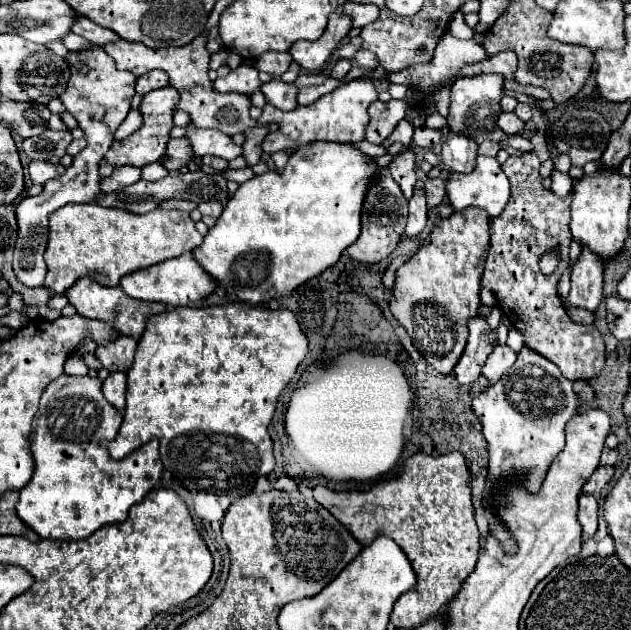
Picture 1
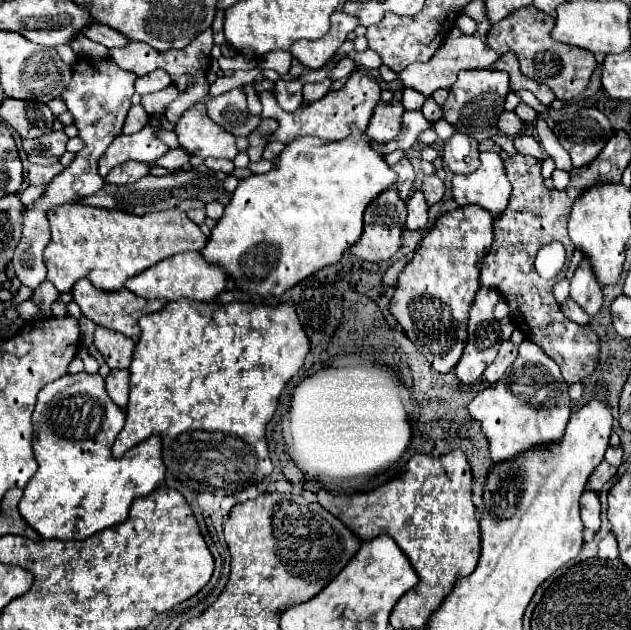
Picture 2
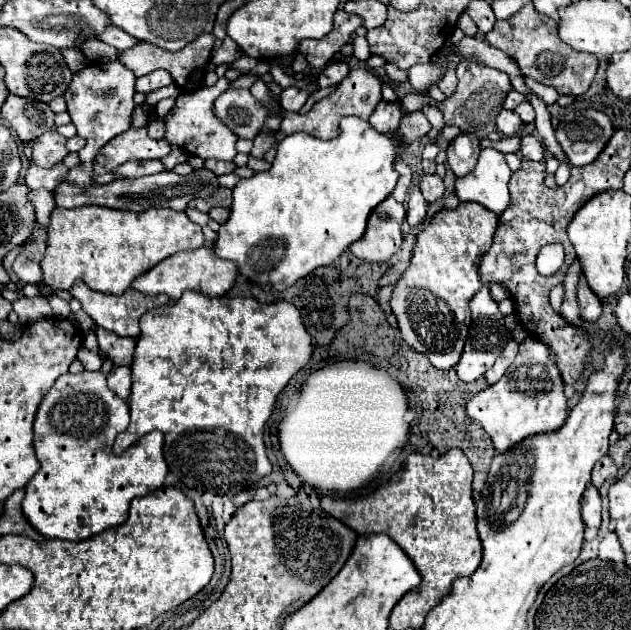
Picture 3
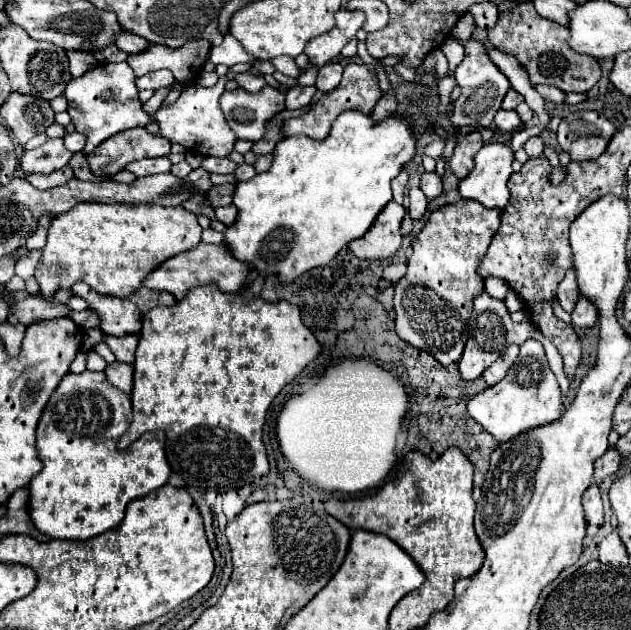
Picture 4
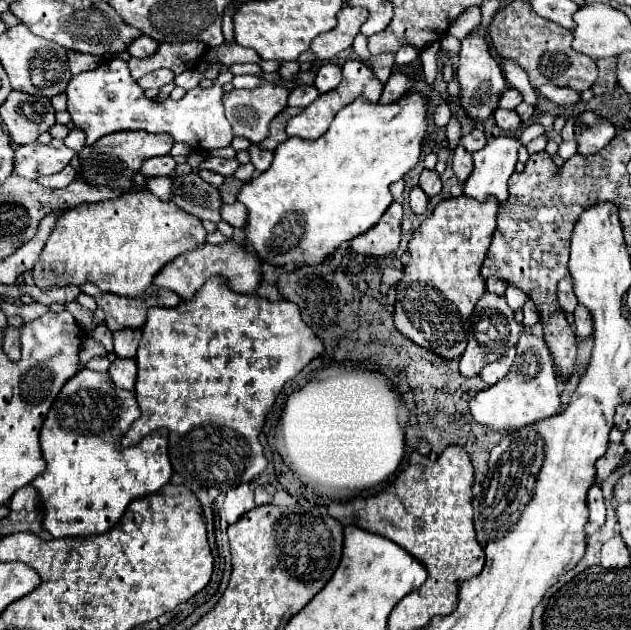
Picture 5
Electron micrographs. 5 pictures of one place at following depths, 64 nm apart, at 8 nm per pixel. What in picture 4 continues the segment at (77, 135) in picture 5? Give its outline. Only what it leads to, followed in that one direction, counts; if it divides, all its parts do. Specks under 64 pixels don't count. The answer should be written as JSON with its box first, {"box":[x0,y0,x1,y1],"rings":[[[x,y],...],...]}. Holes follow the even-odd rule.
{"box":[64,132,86,152],"rings":[[[72,132],[72,134],[66,134],[64,136],[64,144],[70,152],[82,152],[84,144],[86,144],[86,136],[80,134],[80,132]]]}

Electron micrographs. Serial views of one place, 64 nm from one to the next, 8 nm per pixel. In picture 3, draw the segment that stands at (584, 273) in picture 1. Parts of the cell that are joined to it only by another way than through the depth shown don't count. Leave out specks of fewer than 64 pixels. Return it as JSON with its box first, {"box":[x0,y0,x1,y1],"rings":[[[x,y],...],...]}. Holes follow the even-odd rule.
{"box":[576,274,602,320],"rings":[[[580,274],[576,296],[578,296],[578,304],[580,304],[580,314],[584,320],[596,320],[602,314],[602,300],[592,292],[592,288],[588,288],[584,274]]]}

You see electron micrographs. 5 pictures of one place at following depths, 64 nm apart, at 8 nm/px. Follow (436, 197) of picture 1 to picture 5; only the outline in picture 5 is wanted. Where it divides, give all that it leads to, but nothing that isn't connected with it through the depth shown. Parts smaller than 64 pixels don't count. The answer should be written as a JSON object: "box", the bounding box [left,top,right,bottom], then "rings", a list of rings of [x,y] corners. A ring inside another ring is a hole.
{"box":[420,170,442,198],"rings":[[[424,170],[424,172],[420,174],[420,188],[426,192],[428,198],[440,194],[440,190],[442,190],[442,182],[440,182],[438,172],[436,172],[436,170]]]}

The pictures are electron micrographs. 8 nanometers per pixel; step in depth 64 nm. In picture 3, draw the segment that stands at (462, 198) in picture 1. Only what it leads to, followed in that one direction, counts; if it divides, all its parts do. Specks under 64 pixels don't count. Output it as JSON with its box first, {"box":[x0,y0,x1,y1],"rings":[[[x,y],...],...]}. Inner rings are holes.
{"box":[456,148,510,216],"rings":[[[486,148],[480,152],[480,164],[470,174],[456,178],[456,196],[460,202],[478,202],[500,216],[510,204],[508,180],[510,168],[504,154]]]}

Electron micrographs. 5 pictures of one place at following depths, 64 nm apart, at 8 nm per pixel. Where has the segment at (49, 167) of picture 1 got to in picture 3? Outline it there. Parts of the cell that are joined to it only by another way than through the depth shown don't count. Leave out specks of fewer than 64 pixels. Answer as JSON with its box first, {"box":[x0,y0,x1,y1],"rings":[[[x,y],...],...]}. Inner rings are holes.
{"box":[24,164,68,192],"rings":[[[56,164],[54,168],[30,166],[24,178],[26,178],[28,188],[46,188],[46,190],[52,192],[62,182],[66,172],[68,172],[68,168],[64,164]]]}

